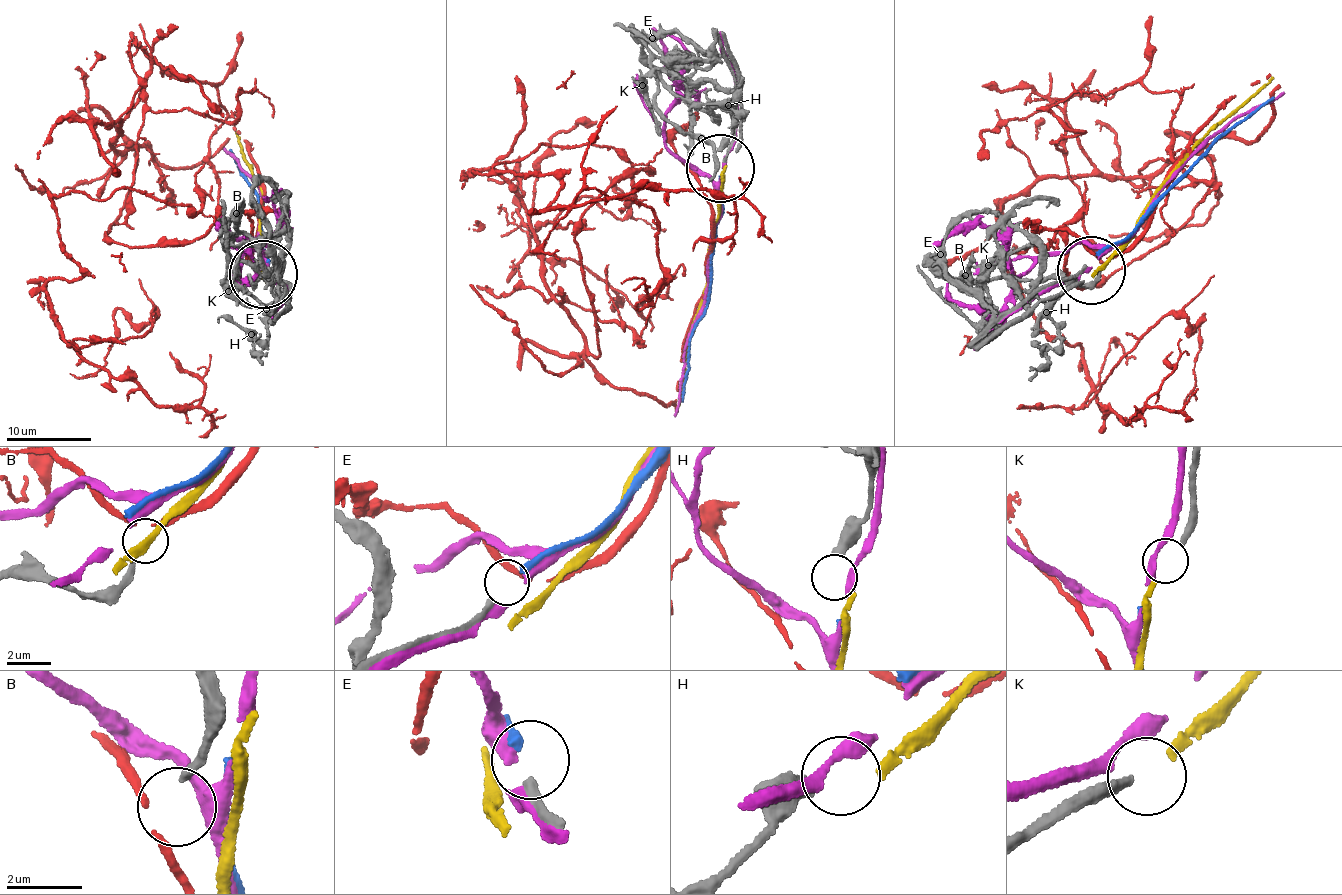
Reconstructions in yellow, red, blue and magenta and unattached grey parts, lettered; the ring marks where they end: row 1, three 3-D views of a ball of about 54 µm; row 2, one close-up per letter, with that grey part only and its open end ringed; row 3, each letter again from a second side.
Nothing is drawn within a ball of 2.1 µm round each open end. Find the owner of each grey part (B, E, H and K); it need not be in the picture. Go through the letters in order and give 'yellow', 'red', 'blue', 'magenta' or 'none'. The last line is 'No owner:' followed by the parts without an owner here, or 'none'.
B: red
E: blue
H: none
K: yellow
No owner: H

